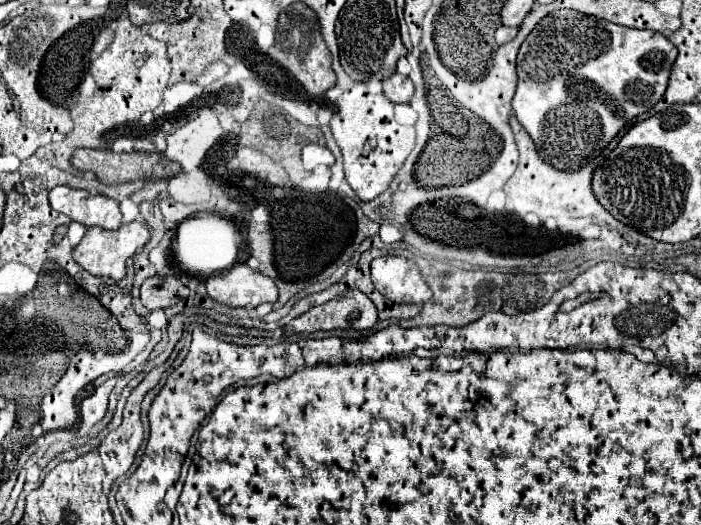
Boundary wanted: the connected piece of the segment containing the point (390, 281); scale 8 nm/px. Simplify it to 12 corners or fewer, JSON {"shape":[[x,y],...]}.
{"shape":[[399,256],[371,262],[375,288],[393,302],[431,298],[417,264]]}

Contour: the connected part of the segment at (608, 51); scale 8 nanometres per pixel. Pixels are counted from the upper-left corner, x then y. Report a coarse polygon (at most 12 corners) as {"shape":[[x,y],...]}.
{"shape":[[551,12],[512,99],[575,172],[663,98],[675,44]]}

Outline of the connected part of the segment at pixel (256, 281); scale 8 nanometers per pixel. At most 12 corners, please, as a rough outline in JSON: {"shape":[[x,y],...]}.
{"shape":[[235,264],[205,284],[211,300],[257,308],[277,300],[275,282]]}

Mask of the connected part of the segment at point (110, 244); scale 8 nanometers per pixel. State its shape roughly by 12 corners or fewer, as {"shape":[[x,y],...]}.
{"shape":[[143,222],[93,226],[73,258],[93,276],[121,280],[149,240]]}

